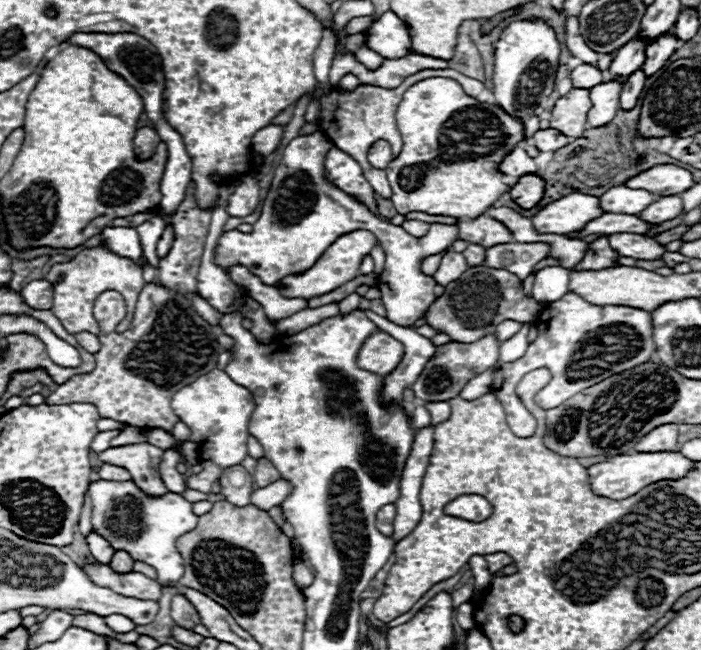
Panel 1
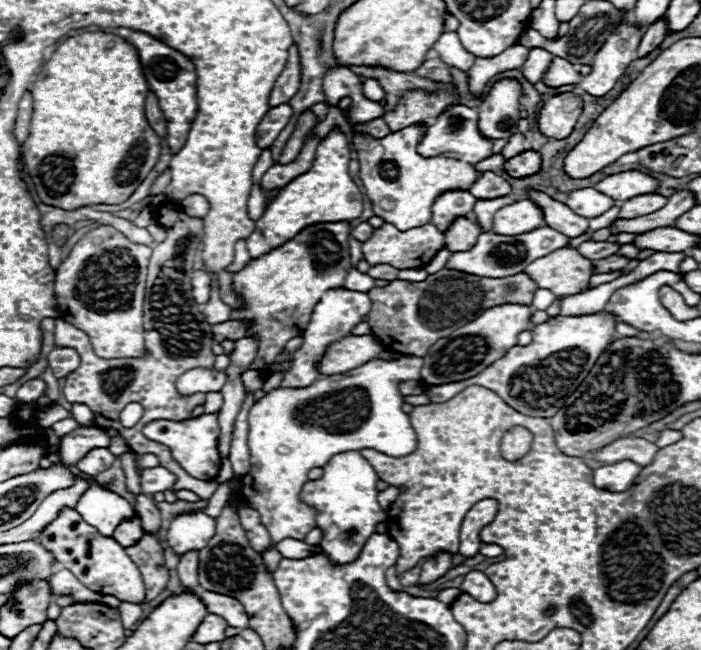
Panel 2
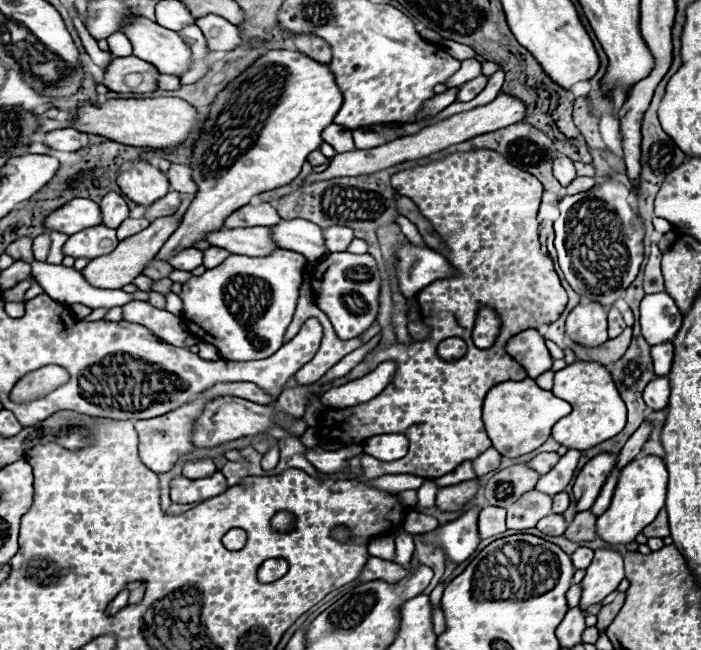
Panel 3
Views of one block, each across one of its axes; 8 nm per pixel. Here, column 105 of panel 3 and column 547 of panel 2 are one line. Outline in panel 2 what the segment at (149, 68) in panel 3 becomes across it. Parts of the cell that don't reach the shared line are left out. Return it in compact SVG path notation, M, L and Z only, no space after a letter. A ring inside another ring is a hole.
M554 58L546 76L544 76L544 84L552 86L552 88L570 86L580 80L582 80L582 74L574 68L574 64L570 64L568 60L562 60L562 58Z

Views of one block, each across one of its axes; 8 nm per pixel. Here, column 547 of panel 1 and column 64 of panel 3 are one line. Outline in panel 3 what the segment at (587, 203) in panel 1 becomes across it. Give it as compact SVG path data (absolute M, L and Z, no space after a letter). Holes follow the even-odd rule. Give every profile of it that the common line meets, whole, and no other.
M74 198L68 204L64 204L62 208L58 208L56 212L52 212L44 226L48 230L56 230L62 234L76 234L82 232L84 228L92 228L92 226L100 226L102 224L102 210L100 204L88 198Z

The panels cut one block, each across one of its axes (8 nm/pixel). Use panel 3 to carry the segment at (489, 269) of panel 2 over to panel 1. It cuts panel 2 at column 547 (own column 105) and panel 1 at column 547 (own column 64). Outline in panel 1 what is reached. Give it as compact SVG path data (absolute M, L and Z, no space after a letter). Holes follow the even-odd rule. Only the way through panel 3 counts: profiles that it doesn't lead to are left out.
M508 242L508 244L496 244L486 248L486 260L484 264L490 268L502 268L512 274L516 274L520 280L524 280L532 268L546 258L550 252L550 244L544 242Z

